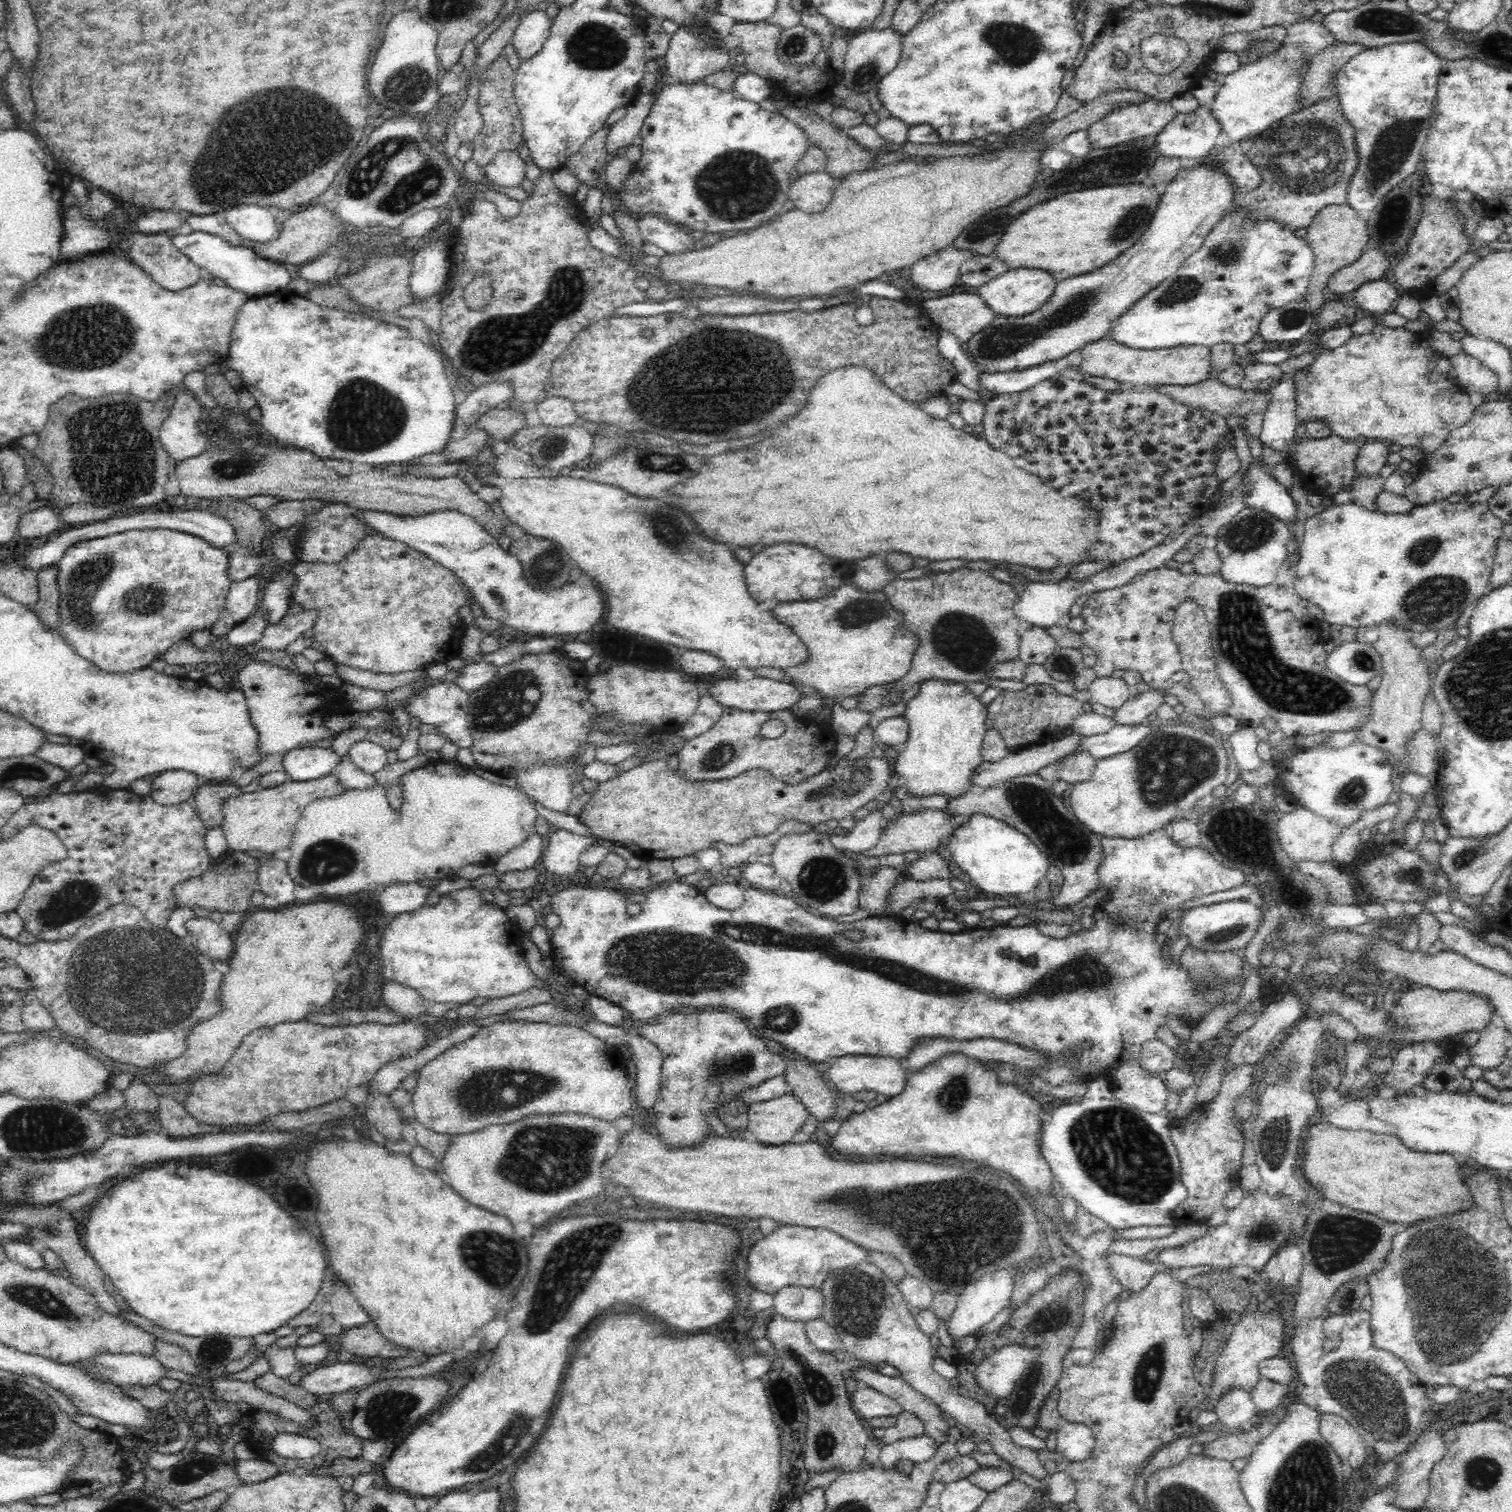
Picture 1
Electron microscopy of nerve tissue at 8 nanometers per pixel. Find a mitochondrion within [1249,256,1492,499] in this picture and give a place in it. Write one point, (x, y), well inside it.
(1292, 318)

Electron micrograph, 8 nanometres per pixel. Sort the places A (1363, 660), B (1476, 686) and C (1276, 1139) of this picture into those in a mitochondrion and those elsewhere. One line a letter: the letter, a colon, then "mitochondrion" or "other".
A: mitochondrion
B: mitochondrion
C: mitochondrion

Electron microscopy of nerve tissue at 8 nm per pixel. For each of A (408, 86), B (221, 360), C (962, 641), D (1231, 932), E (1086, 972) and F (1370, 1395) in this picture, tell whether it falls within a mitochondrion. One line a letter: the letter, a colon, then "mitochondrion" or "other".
A: mitochondrion
B: other
C: mitochondrion
D: mitochondrion
E: mitochondrion
F: mitochondrion

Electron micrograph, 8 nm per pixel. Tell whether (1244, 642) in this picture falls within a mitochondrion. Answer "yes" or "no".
yes

